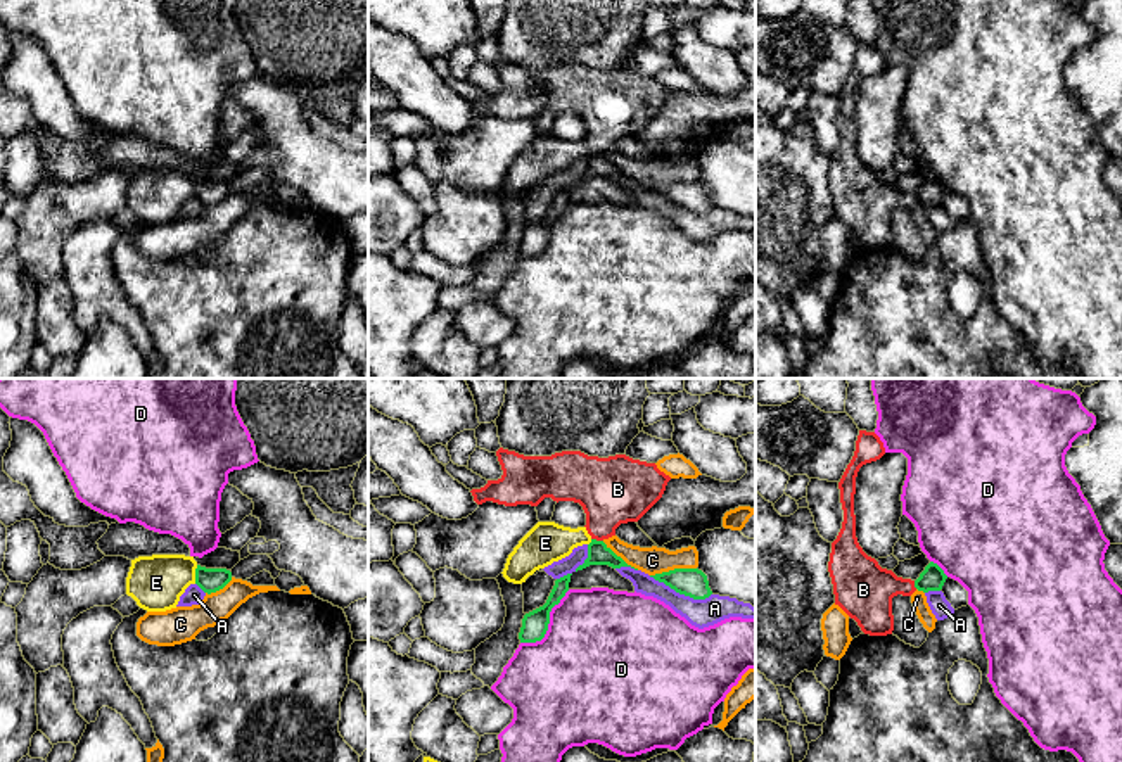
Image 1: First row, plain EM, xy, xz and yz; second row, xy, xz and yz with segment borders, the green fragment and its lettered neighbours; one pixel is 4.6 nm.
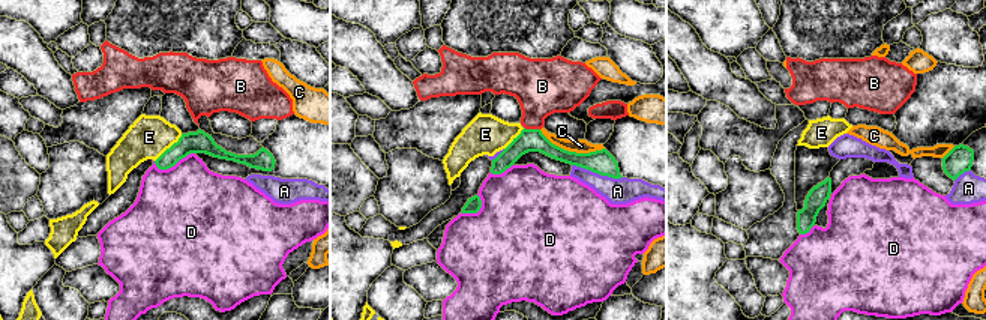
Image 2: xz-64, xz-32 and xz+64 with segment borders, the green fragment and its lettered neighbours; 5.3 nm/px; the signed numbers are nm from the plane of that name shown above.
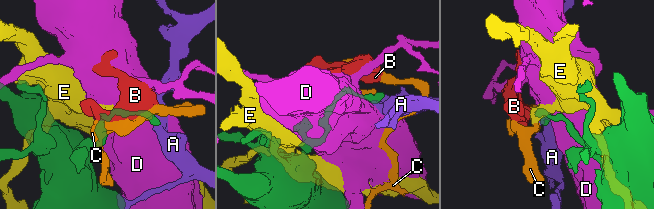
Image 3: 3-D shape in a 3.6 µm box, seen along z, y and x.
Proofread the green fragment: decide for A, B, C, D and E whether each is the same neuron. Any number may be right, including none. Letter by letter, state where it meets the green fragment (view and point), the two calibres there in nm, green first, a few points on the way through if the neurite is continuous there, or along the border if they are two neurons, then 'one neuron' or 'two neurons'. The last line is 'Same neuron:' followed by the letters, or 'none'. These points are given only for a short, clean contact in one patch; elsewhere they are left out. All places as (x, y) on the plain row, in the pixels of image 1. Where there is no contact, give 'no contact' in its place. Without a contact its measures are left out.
A: contact xz (680, 206); calibres 130 and 130 nm; two neurons
B: contact xz (595, 152); calibres 100 and 320 nm; border xz (592, 151), (602, 154); two neurons
C: contact xz (675, 182); calibres 130 and 130 nm; two neurons
D: contact xz (548, 235); calibres 130 and 500 nm; two neurons
E: contact xy (196, 187); calibres 110 and 260 nm; two neurons
Same neuron: none

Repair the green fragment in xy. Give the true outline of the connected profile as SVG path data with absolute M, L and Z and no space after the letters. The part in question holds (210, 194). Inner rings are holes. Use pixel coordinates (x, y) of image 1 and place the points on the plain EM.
M197 178L195 197L207 207L223 202L232 194L232 185L226 181L206 181Z

